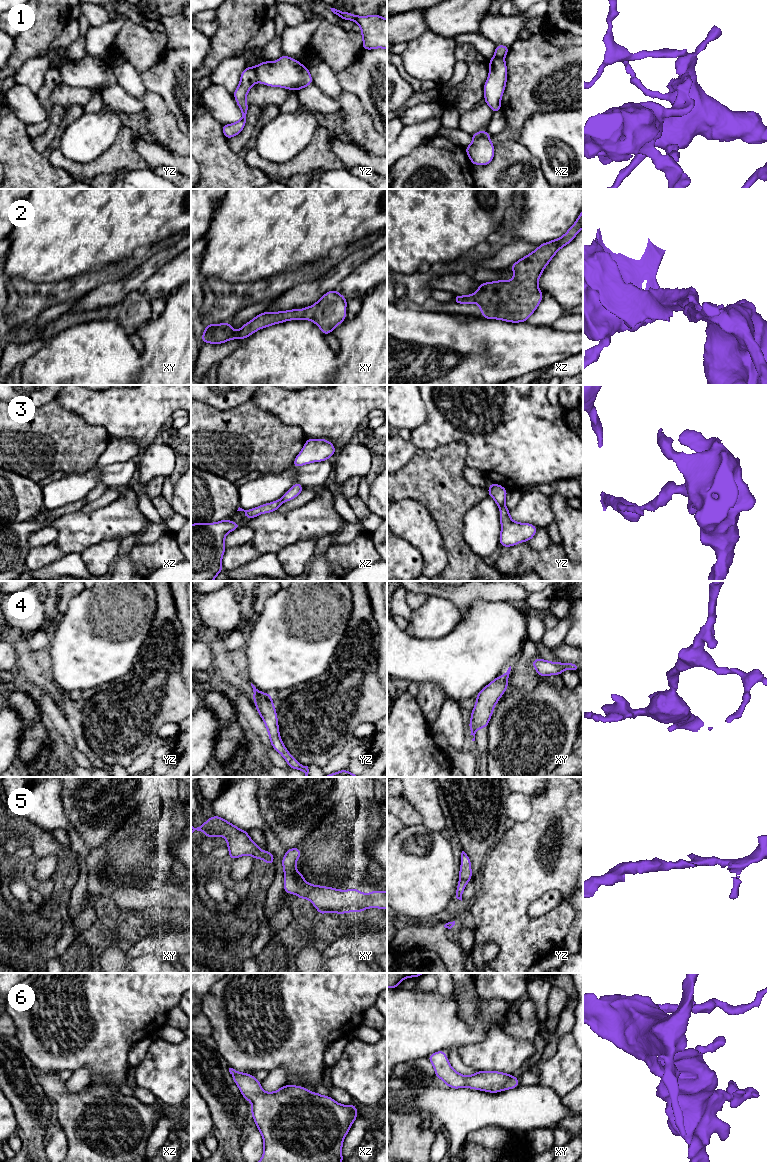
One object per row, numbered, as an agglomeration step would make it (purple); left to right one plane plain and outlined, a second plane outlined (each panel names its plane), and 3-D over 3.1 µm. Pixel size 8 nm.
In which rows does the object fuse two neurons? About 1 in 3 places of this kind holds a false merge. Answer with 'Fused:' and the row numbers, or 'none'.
Fused: 1, 3

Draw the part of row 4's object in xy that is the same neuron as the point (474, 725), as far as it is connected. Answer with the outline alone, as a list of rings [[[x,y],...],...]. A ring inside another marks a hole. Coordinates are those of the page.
[[[511,666],[506,673],[495,678],[477,694],[476,704],[471,711],[469,722],[470,735],[474,736],[472,741],[475,741],[475,734],[479,728],[487,729],[495,705],[508,688],[510,671]]]

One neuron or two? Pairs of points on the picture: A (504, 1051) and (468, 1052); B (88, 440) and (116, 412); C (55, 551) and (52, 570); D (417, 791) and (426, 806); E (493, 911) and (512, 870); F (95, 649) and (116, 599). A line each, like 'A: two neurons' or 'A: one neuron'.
A: one neuron
B: two neurons
C: two neurons
D: one neuron
E: one neuron
F: one neuron

